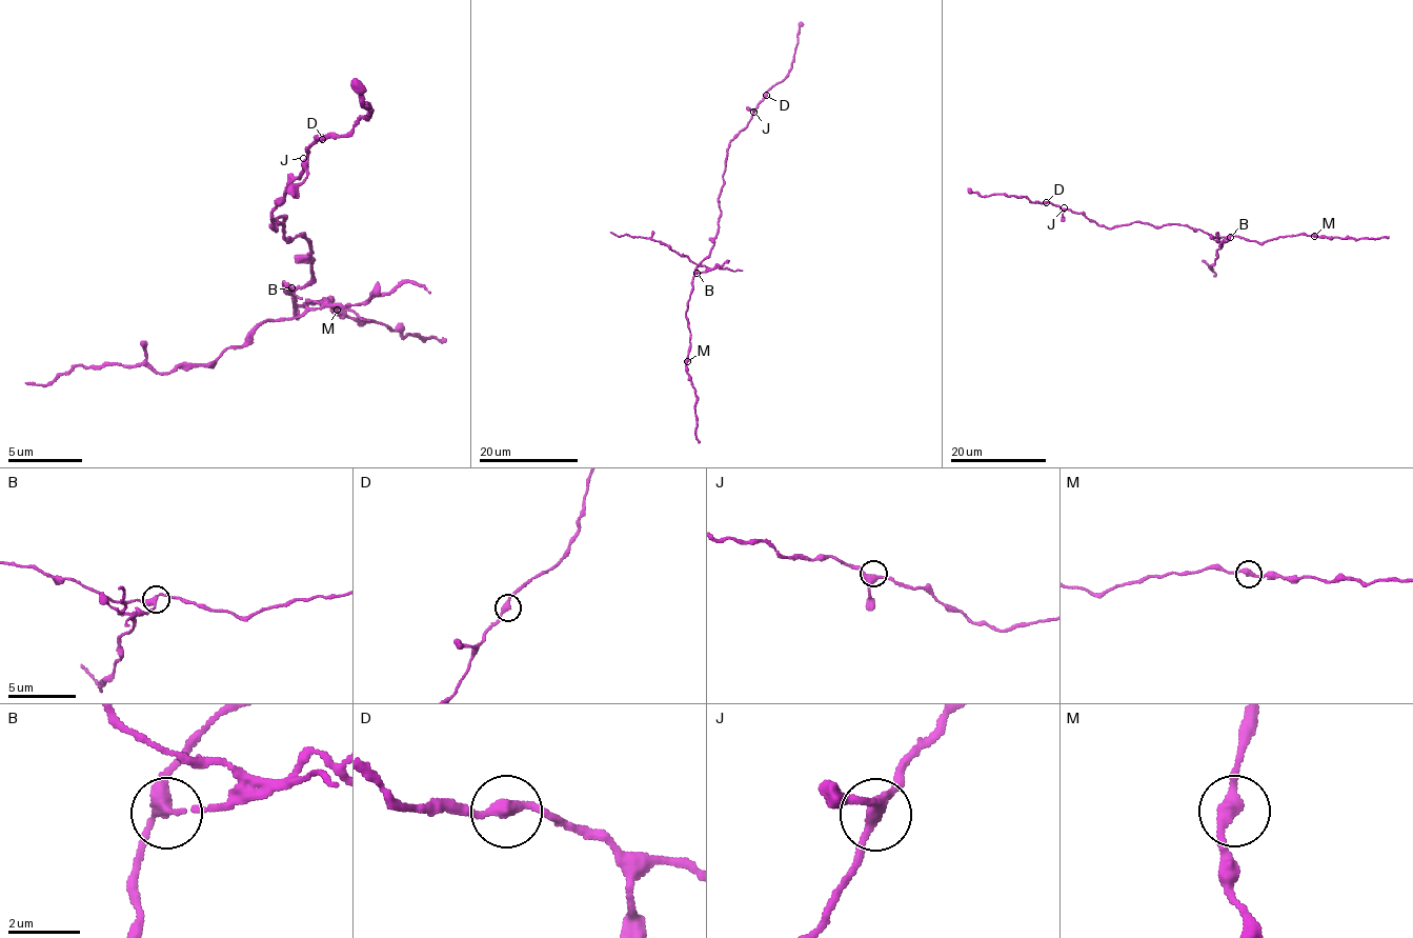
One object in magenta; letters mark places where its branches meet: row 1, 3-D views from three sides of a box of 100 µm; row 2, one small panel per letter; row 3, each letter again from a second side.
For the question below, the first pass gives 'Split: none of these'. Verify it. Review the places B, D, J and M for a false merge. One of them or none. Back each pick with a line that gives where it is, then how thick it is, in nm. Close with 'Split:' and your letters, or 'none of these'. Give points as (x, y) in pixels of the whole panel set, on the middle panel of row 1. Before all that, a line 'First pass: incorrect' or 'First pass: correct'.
First pass: incorrect
B: place (697, 273); calibre 280 nm
Split: B

